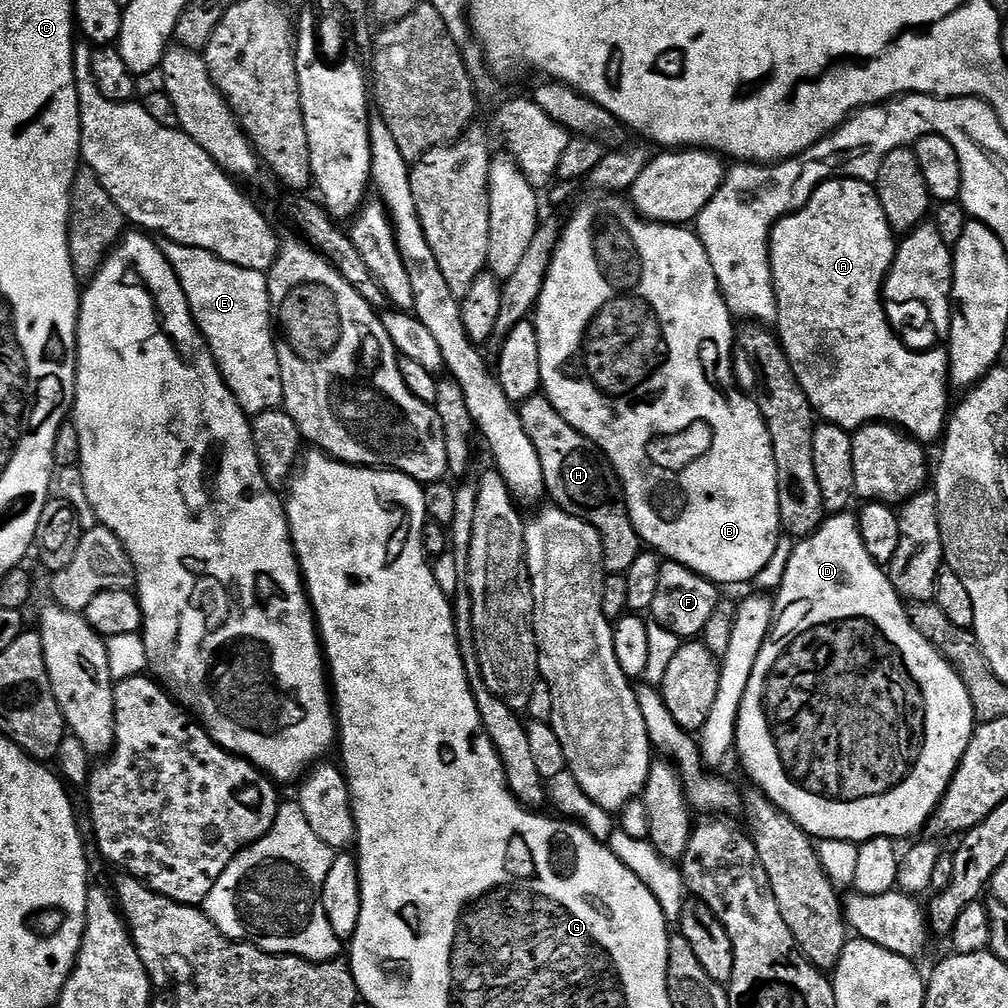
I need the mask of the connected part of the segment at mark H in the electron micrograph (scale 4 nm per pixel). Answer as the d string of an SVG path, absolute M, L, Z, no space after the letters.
M543 394L523 401L518 411L530 442L534 442L534 450L538 450L544 486L547 495L552 495L551 503L598 530L604 547L605 573L627 574L630 566L634 566L634 558L641 554L642 541L632 524L620 482L603 452L581 432L574 430Z

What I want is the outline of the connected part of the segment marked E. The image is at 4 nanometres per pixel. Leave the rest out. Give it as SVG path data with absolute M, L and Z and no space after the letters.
M168 242L163 245L162 251L186 294L192 319L212 351L220 375L228 381L228 389L240 401L245 413L279 409L284 395L267 275L239 268L218 259L213 252L185 244Z

